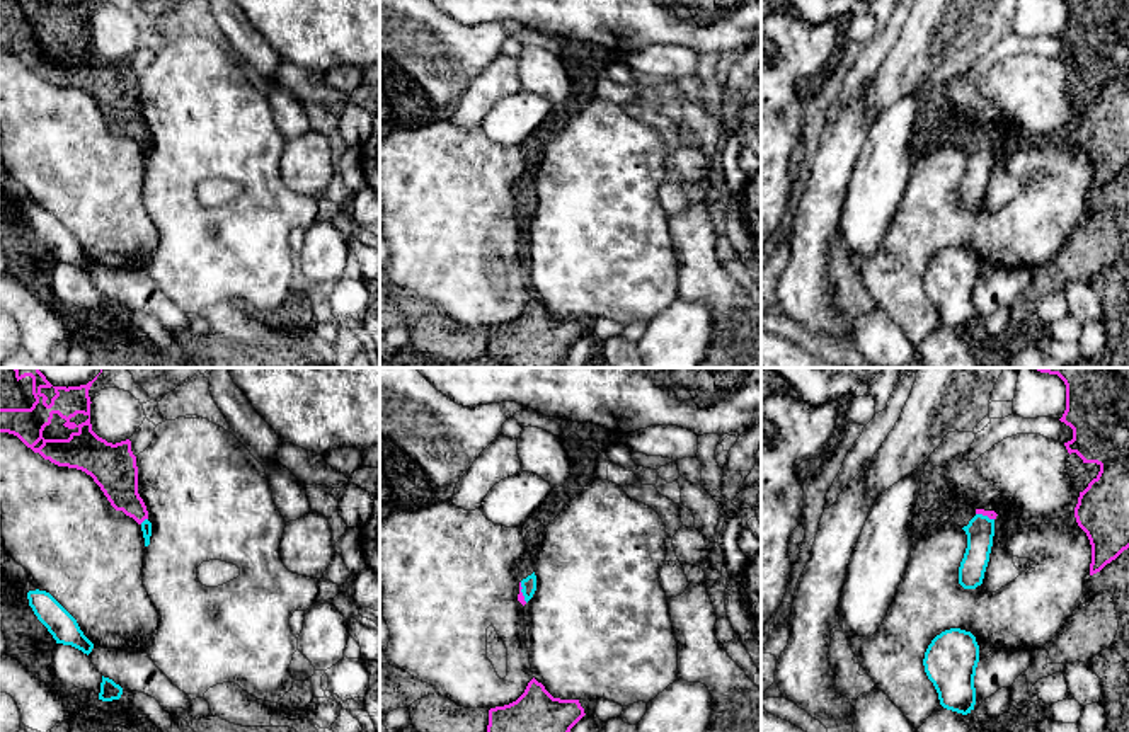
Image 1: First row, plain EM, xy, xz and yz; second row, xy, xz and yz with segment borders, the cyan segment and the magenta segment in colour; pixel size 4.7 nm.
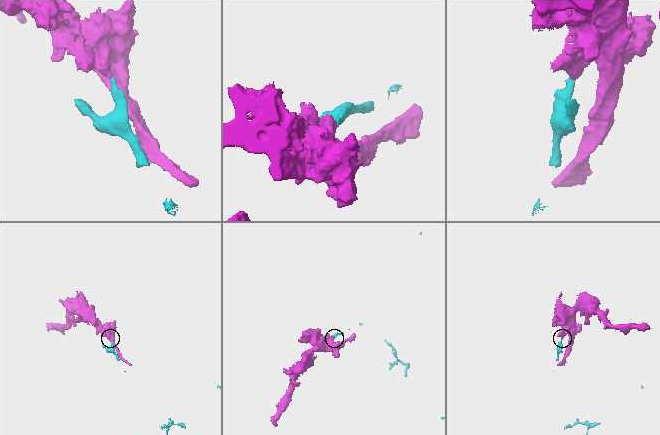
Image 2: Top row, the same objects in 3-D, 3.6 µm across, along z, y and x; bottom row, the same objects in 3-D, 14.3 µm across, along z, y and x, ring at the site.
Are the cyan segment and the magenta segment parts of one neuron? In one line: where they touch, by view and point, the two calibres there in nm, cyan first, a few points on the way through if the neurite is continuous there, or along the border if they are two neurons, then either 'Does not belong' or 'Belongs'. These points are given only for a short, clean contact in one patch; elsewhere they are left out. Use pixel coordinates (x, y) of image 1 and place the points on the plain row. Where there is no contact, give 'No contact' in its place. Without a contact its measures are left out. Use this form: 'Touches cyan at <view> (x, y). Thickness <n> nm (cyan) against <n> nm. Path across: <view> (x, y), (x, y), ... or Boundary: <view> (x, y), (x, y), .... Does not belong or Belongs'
Touches cyan at xy (145, 138). Thickness 50 nm (cyan) against 200 nm. Path across: xy (145, 145), (145, 138), (123, 114), (116, 94). Belongs

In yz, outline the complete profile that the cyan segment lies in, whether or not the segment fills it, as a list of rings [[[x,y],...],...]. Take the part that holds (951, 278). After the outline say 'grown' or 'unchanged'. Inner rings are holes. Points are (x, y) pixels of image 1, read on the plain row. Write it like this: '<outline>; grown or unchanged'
[[[950,247],[931,259],[923,284],[943,327],[962,334],[974,329],[977,281],[979,264],[971,250]]]; unchanged

